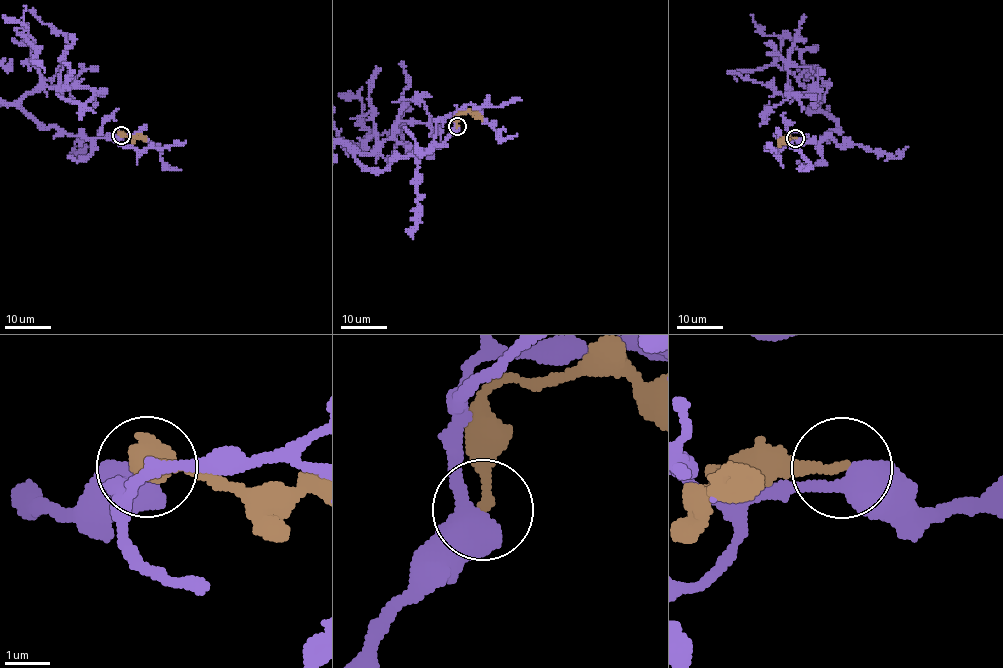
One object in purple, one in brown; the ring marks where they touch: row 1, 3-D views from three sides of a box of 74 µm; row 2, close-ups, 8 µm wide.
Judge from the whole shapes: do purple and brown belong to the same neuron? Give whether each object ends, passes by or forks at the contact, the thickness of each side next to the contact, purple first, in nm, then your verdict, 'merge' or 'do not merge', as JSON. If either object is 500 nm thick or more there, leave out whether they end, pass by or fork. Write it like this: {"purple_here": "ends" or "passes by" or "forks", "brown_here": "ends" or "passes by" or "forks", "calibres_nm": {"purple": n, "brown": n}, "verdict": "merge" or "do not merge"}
{"purple_here": "passes by", "brown_here": "ends", "calibres_nm": {"purple": 480, "brown": 240}, "verdict": "do not merge"}

